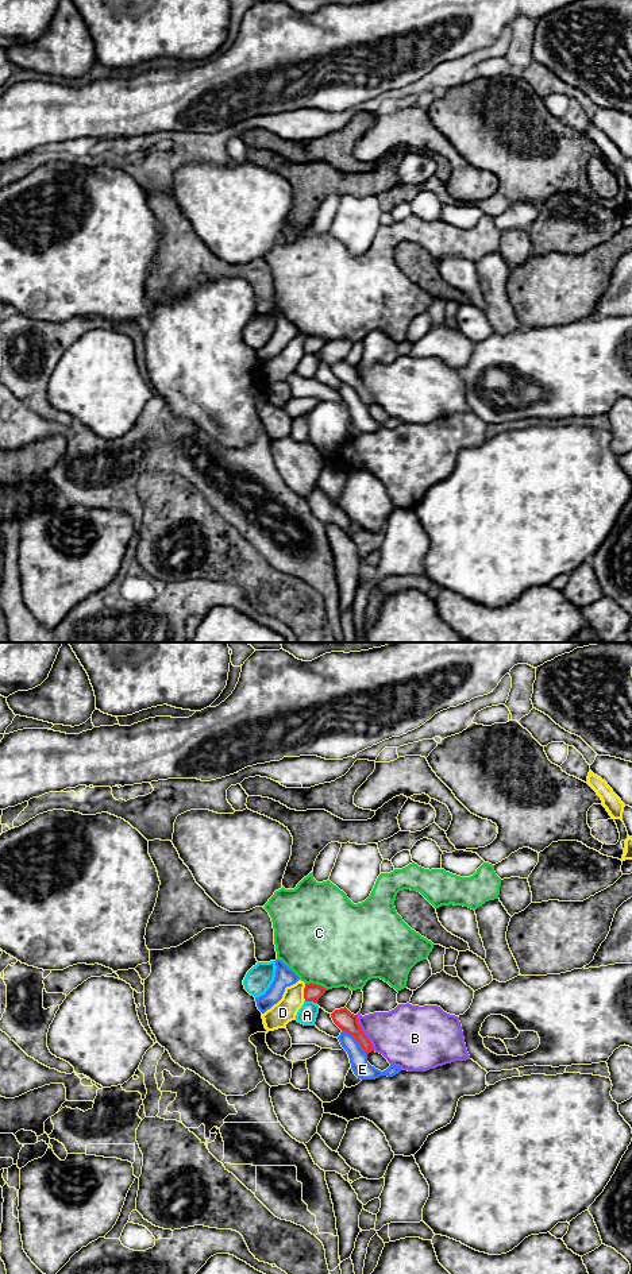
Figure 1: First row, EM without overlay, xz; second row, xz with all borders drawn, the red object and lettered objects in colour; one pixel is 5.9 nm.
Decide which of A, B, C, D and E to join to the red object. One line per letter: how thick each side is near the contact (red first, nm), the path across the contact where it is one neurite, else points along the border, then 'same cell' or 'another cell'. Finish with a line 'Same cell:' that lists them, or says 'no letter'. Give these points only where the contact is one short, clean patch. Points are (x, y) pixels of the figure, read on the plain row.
A: calibres 110 and 120 nm; border xz (305, 352), (316, 355); another cell
B: calibres 120 and 340 nm; another cell
C: calibres 110 and 500 nm; another cell
D: calibres 110 and 140 nm; another cell
E: calibres 120 and 110 nm; another cell
Same cell: no letter

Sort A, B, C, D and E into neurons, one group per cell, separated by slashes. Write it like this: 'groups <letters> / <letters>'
groups A / B / C / D / E

